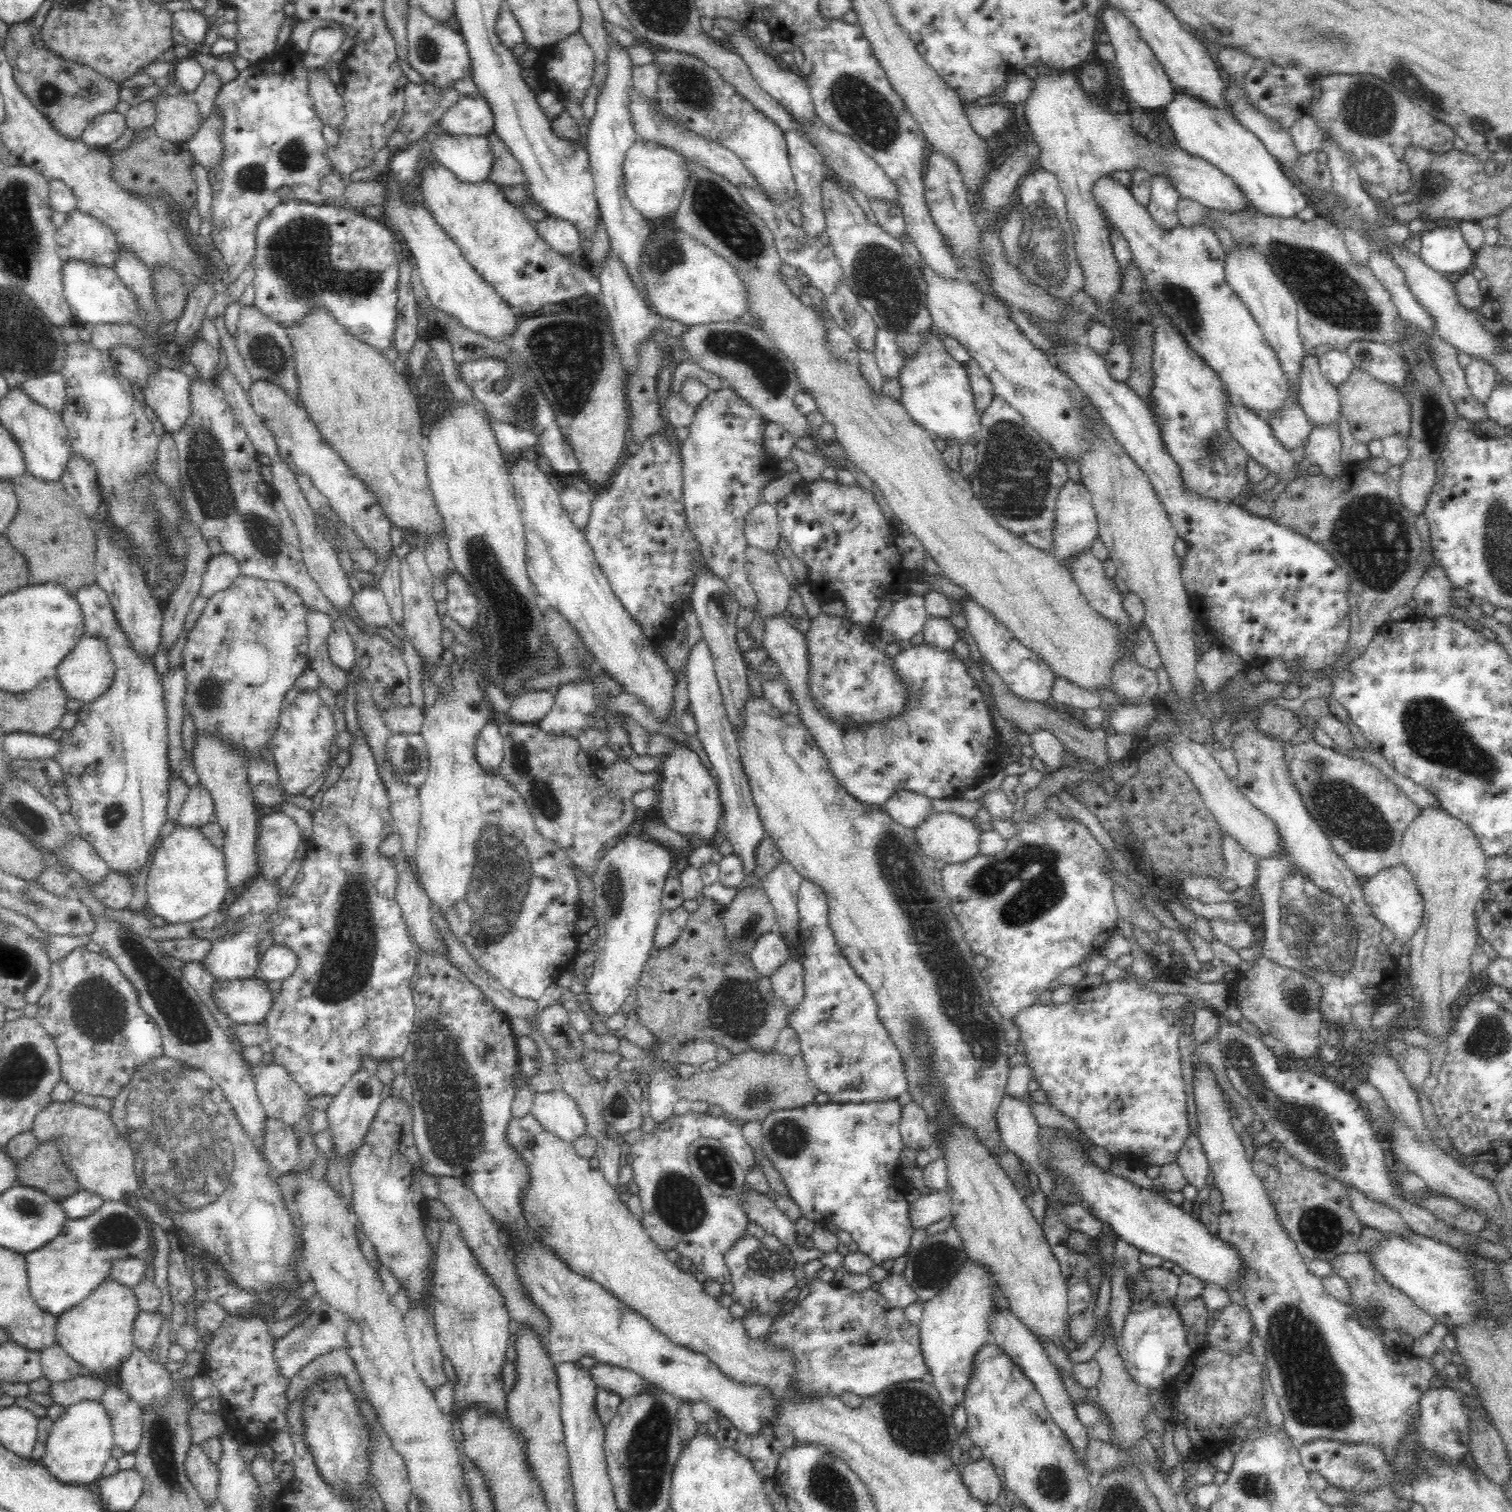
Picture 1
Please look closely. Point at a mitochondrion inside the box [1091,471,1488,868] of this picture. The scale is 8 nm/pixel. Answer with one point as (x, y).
(1371, 535)

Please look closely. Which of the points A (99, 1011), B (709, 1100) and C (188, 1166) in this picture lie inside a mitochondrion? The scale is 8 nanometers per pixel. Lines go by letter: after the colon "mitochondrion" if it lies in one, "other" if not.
A: mitochondrion
B: other
C: mitochondrion

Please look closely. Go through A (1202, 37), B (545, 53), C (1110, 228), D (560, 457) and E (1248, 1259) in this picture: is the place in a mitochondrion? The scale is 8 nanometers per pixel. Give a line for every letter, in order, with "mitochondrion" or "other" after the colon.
A: other
B: other
C: other
D: other
E: other

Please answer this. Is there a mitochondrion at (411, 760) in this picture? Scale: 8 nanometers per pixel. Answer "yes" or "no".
yes

